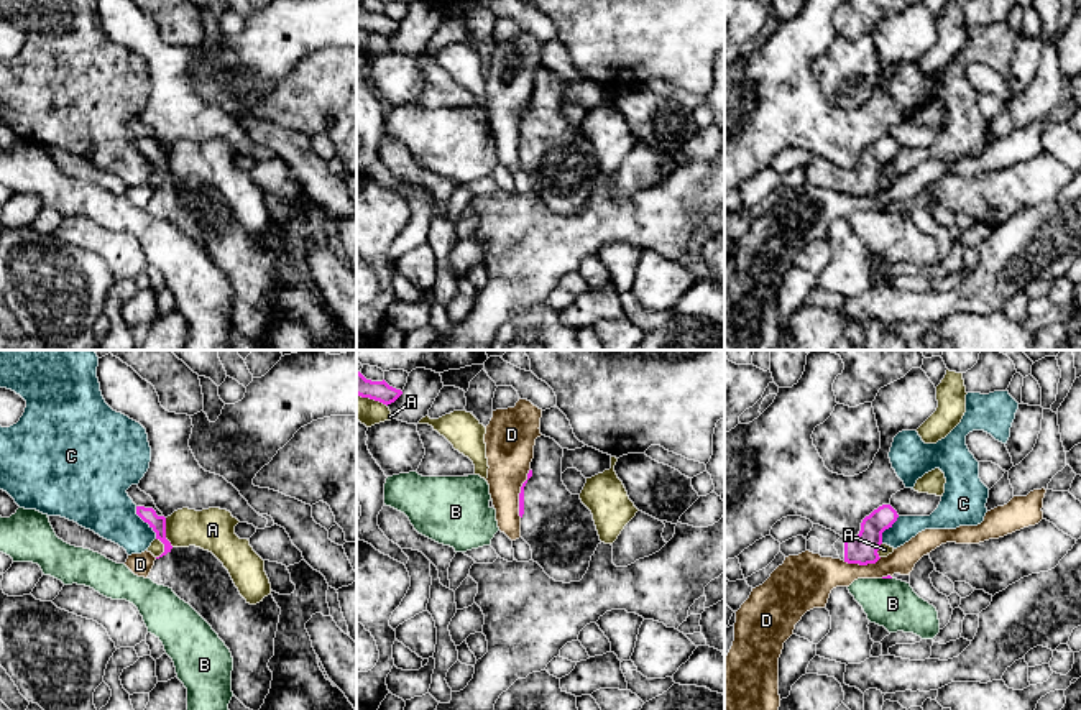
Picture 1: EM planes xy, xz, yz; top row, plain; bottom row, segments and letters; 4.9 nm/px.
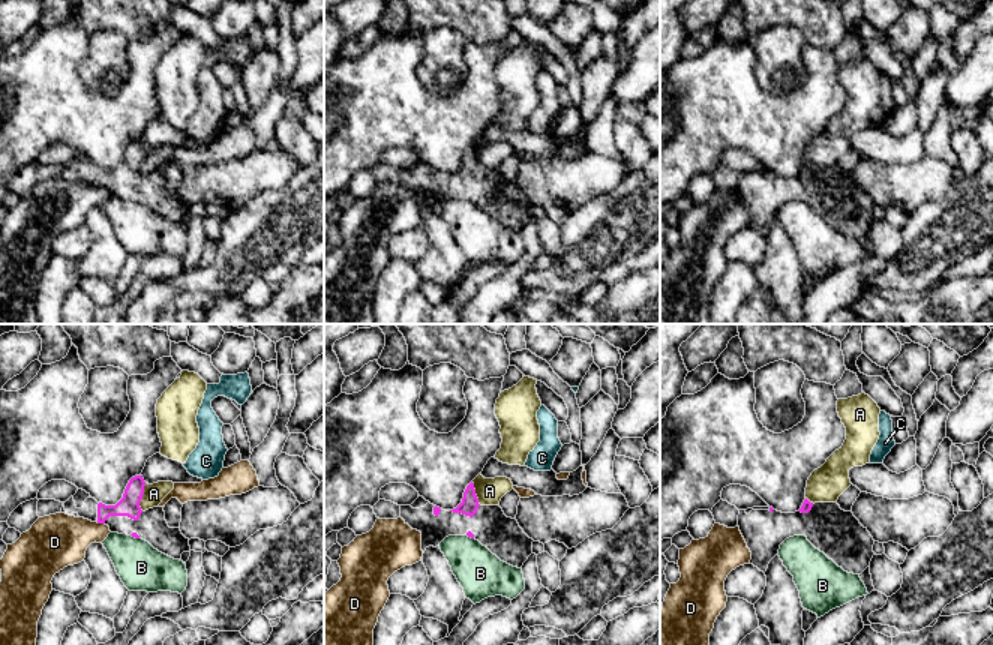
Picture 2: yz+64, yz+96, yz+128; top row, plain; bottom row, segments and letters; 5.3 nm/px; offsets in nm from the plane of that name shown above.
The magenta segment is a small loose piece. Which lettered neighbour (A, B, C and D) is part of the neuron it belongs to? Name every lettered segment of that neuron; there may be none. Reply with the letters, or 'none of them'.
none of them

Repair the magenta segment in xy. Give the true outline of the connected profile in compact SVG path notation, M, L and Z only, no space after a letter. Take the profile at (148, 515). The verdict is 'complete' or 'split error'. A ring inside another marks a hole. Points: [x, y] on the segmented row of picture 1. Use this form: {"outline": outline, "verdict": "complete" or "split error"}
{"outline": "M136 506L136 514L164 544L148 579L169 587L212 626L233 657L233 695L246 708L260 710L271 689L273 672L268 662L274 656L281 615L273 595L250 605L212 552L196 546L172 547L166 539L164 516L145 506Z", "verdict": "split error"}

